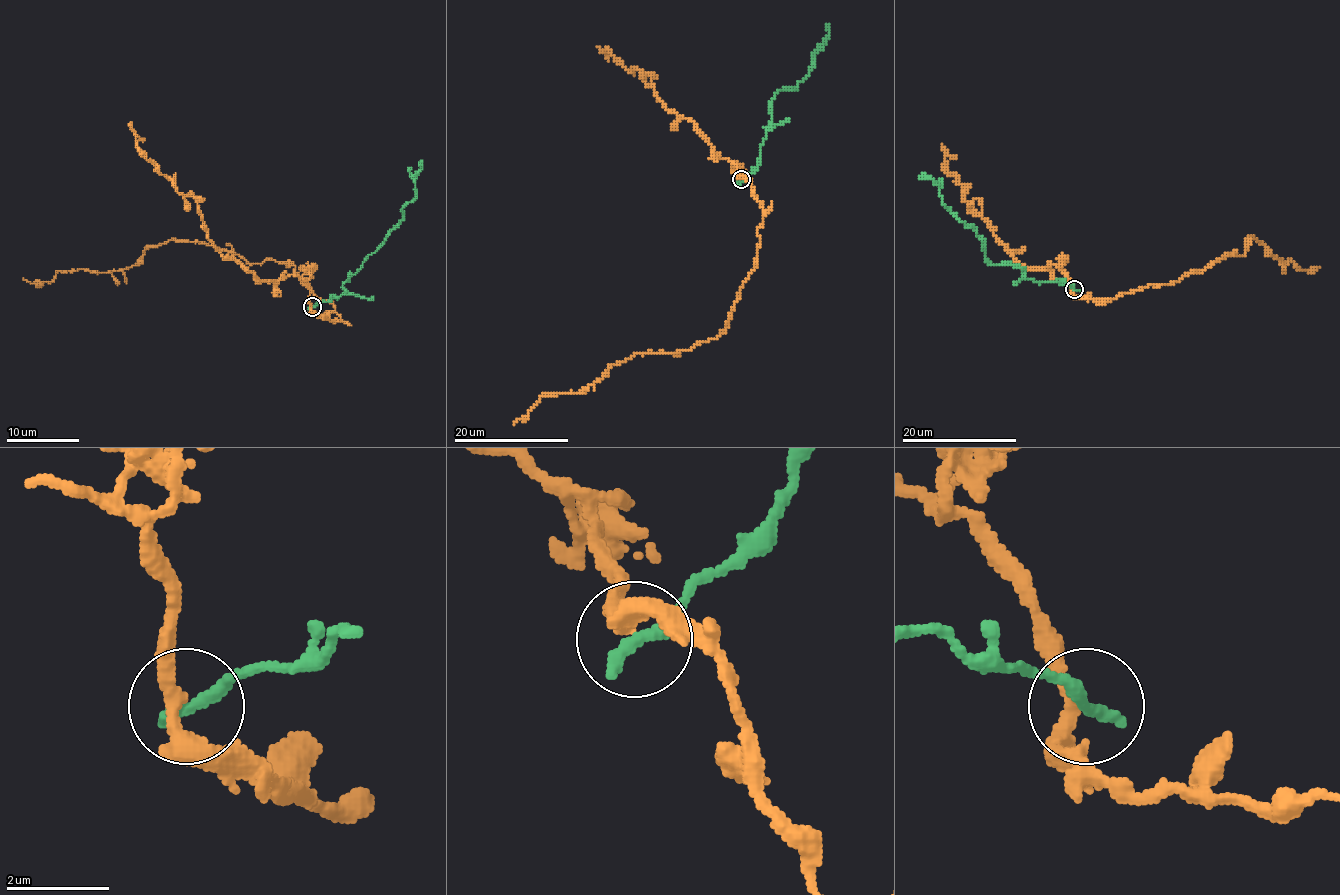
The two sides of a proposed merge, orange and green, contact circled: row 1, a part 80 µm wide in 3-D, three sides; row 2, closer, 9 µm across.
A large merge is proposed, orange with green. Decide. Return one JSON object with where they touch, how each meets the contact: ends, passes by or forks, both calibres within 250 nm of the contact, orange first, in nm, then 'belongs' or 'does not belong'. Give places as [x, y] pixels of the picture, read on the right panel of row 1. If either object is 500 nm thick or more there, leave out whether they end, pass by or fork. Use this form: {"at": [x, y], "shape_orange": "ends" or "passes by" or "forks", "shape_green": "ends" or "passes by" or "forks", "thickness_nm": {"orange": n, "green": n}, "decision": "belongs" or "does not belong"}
{"at": [1074, 289], "shape_orange": "passes by", "shape_green": "ends", "thickness_nm": {"orange": 300, "green": 340}, "decision": "does not belong"}

